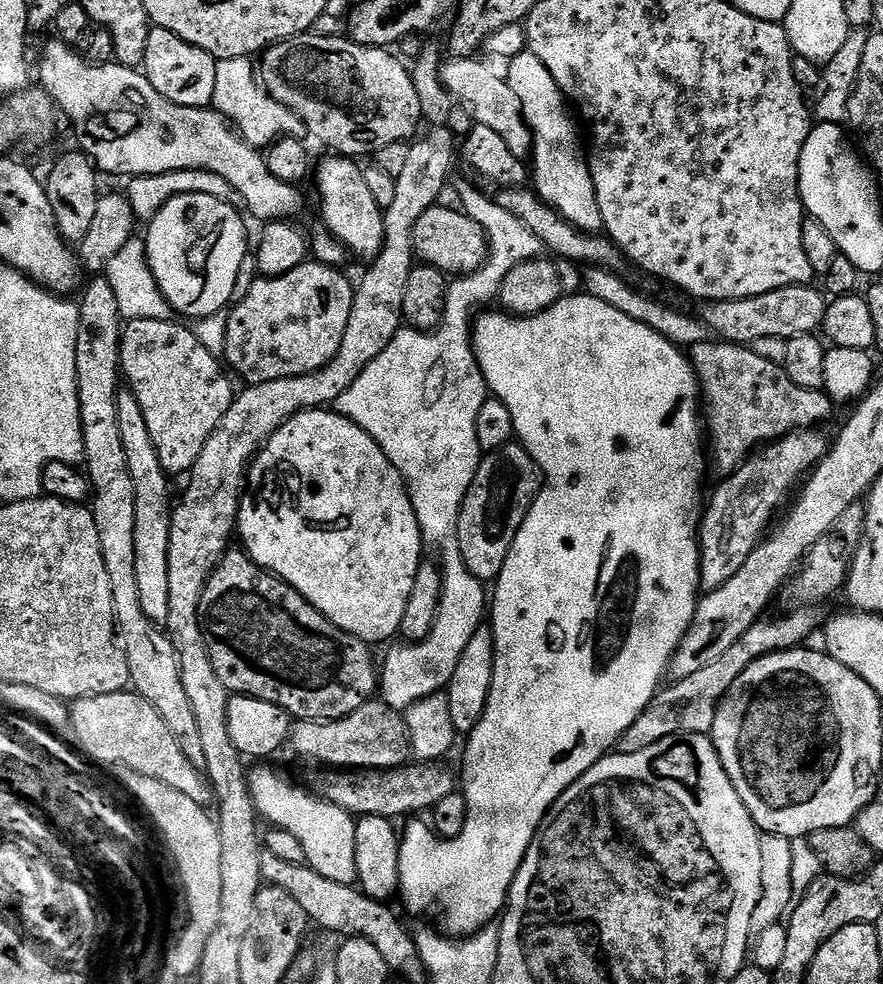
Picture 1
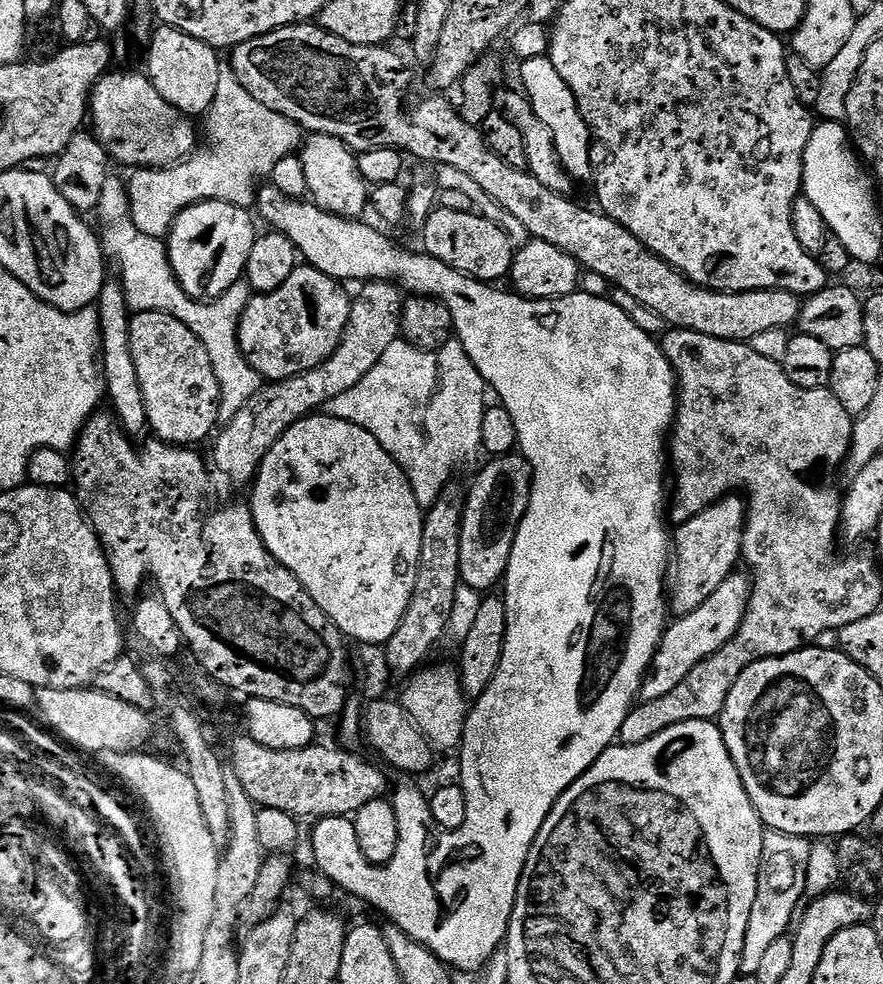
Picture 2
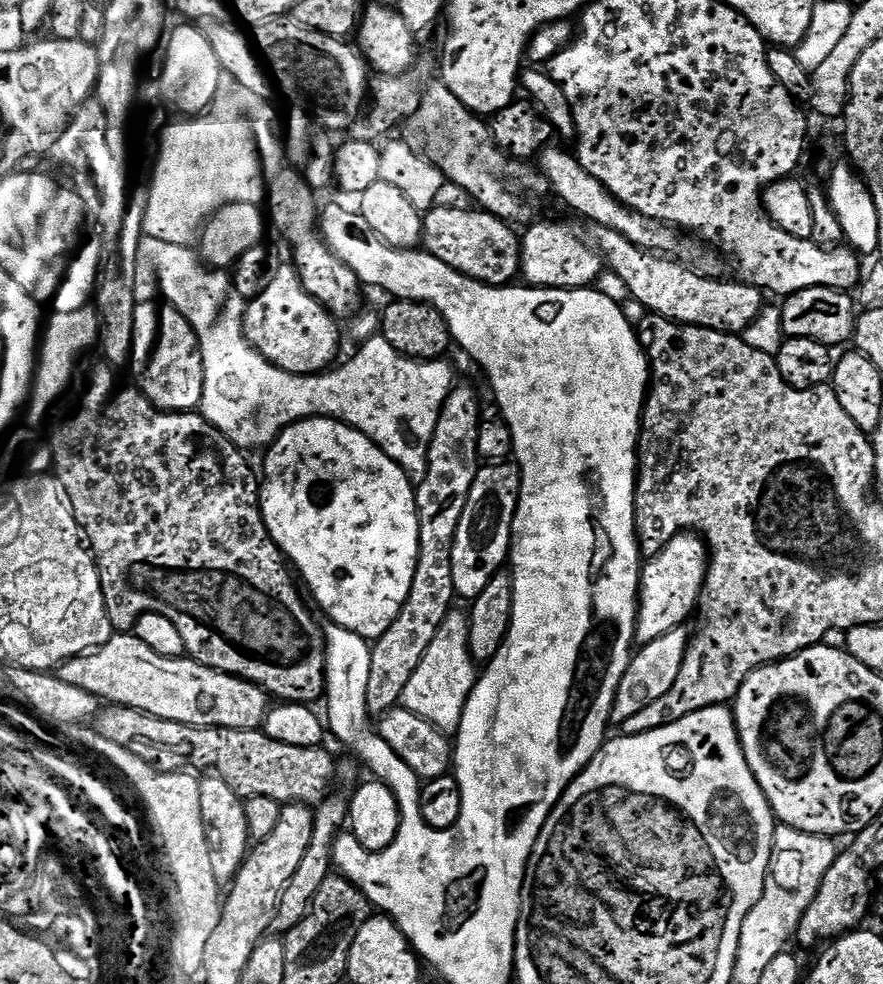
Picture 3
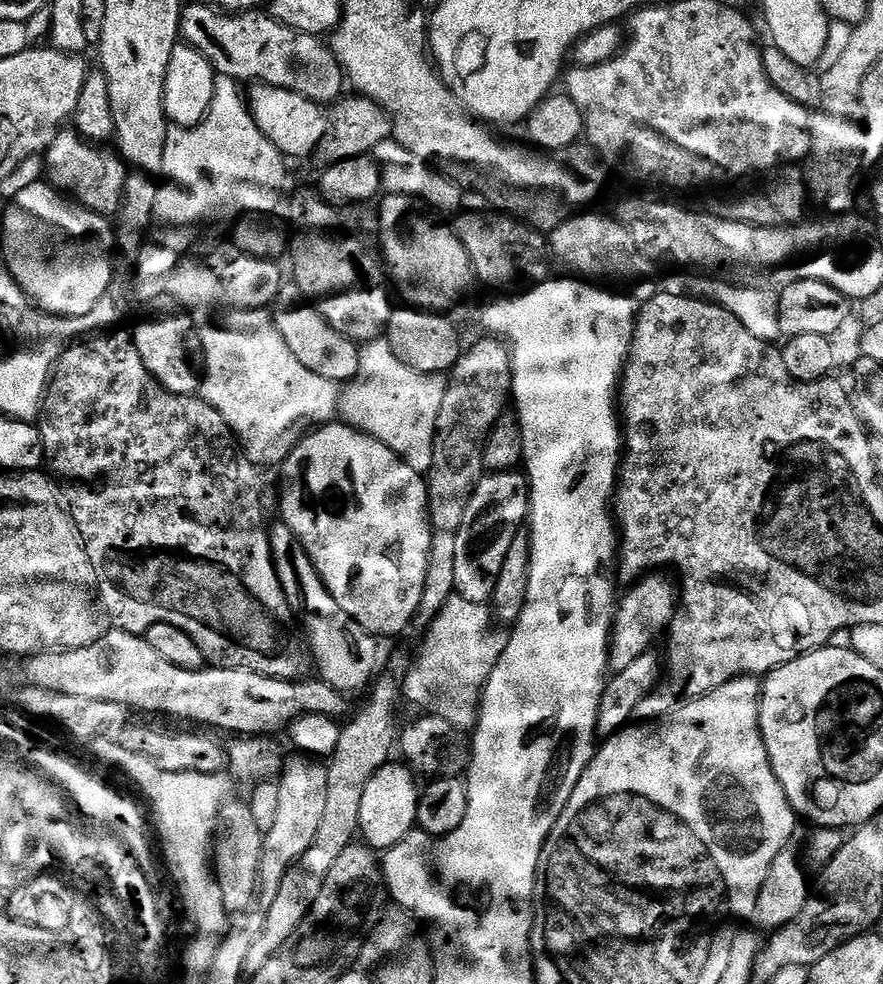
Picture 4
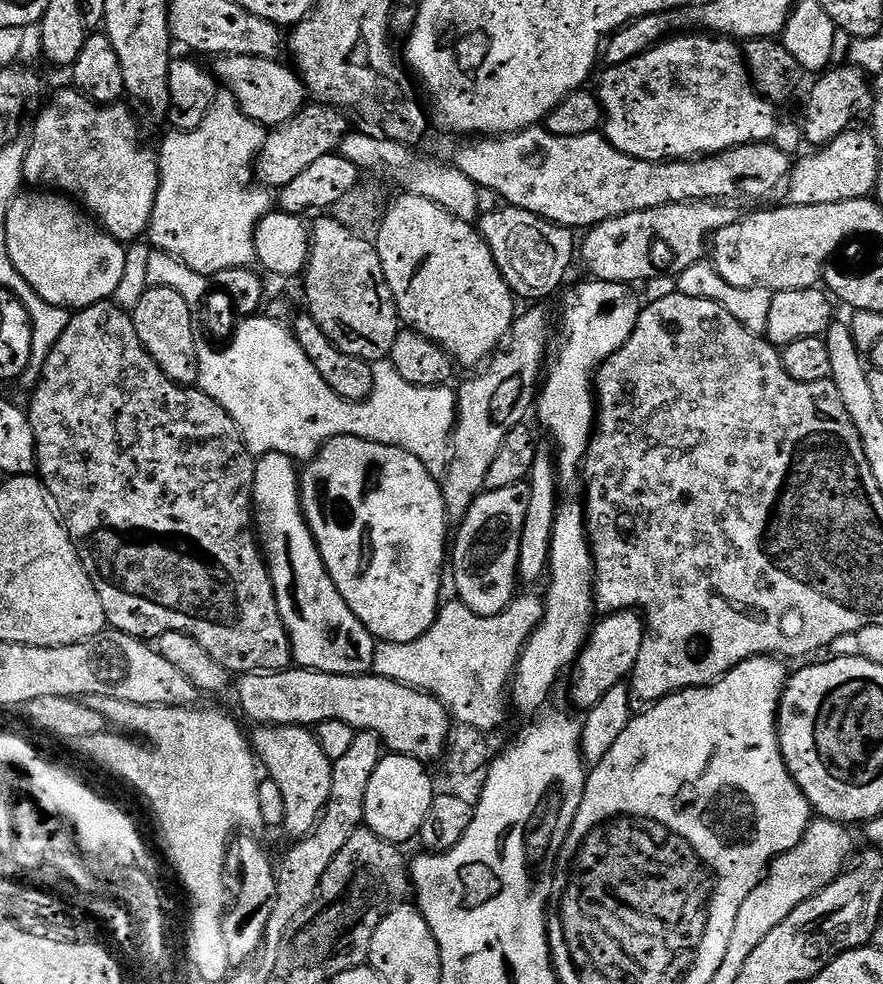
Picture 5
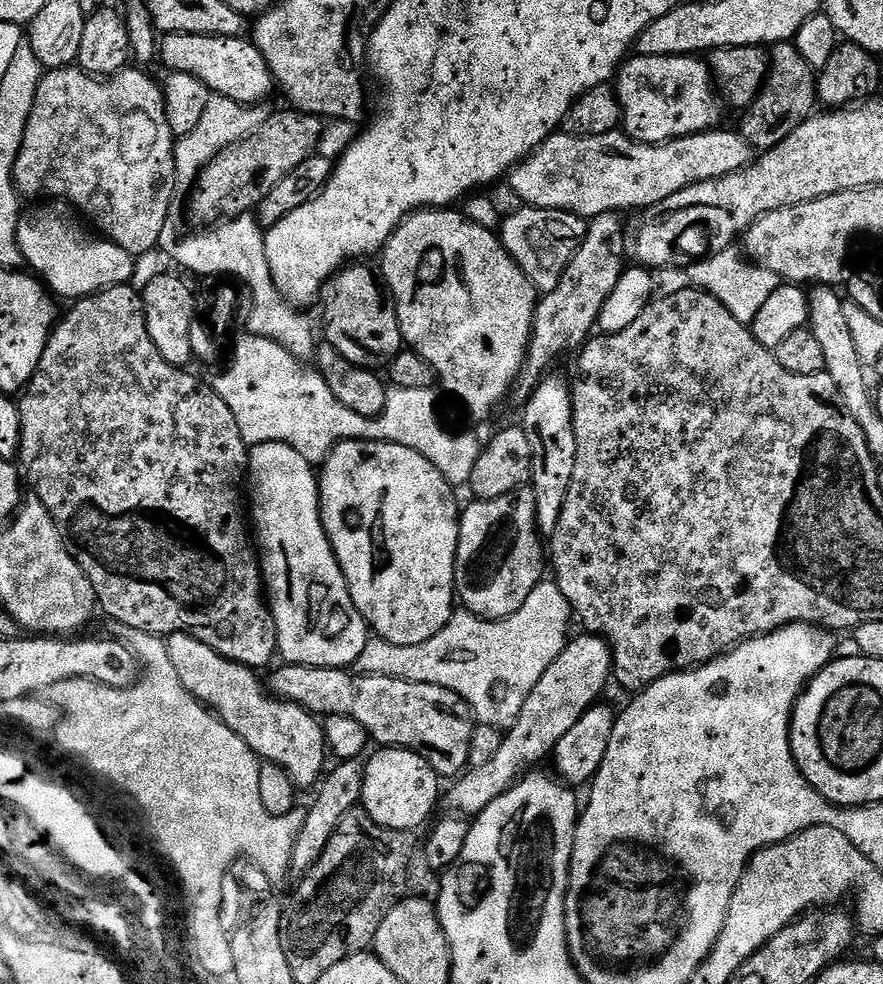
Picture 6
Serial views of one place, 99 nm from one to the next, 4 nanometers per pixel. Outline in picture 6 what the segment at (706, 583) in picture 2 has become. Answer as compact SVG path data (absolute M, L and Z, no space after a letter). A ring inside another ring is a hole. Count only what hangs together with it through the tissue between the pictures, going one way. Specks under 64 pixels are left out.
M583 634L569 639L568 645L546 666L546 674L538 678L538 686L530 690L530 698L522 702L522 714L507 729L502 746L498 746L494 758L477 768L469 767L455 781L452 789L447 789L446 804L453 813L465 818L479 816L494 798L506 794L516 785L521 776L533 771L544 759L551 757L556 751L558 742L570 734L570 730L578 723L578 718L586 714L601 699L608 680L614 676L612 645L603 636Z

